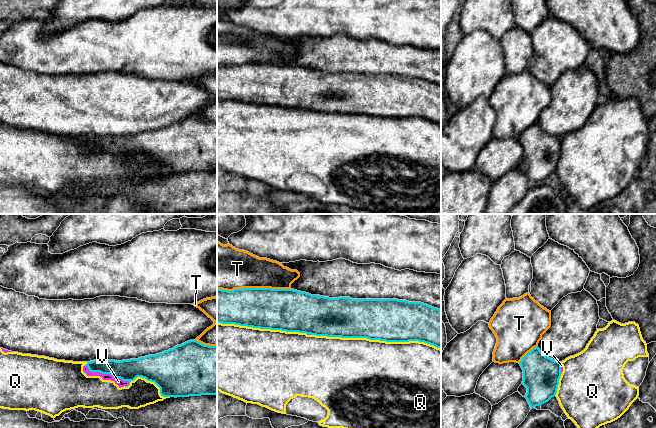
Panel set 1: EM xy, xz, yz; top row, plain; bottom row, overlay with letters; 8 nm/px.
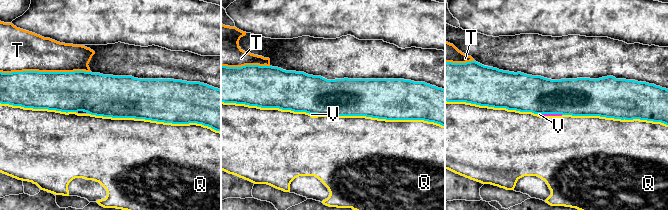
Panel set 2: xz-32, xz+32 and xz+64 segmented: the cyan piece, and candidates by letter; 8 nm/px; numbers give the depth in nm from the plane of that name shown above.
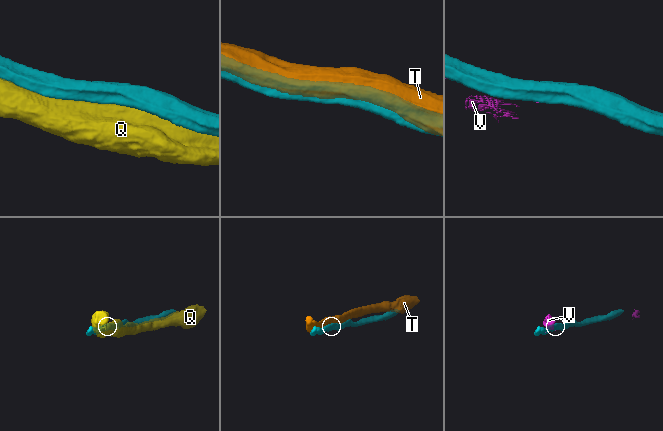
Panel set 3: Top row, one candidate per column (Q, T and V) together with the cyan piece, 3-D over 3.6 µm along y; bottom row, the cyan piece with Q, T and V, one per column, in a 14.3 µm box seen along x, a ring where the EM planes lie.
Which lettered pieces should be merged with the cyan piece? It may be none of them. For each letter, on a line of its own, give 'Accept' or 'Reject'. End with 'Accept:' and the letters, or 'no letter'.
Q: Reject
T: Reject
V: Reject
Accept: no letter

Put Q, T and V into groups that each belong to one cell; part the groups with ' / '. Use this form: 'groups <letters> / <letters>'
groups Q V / T

